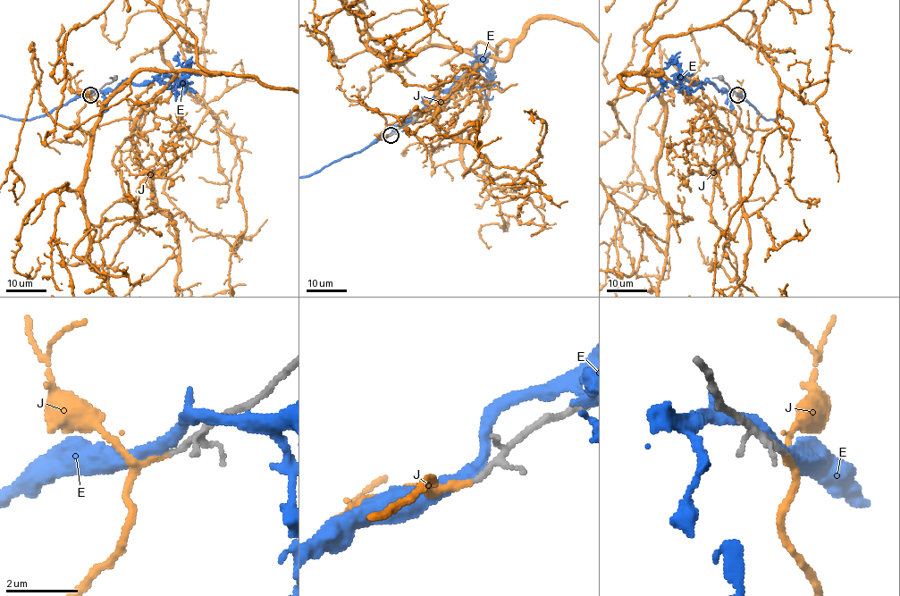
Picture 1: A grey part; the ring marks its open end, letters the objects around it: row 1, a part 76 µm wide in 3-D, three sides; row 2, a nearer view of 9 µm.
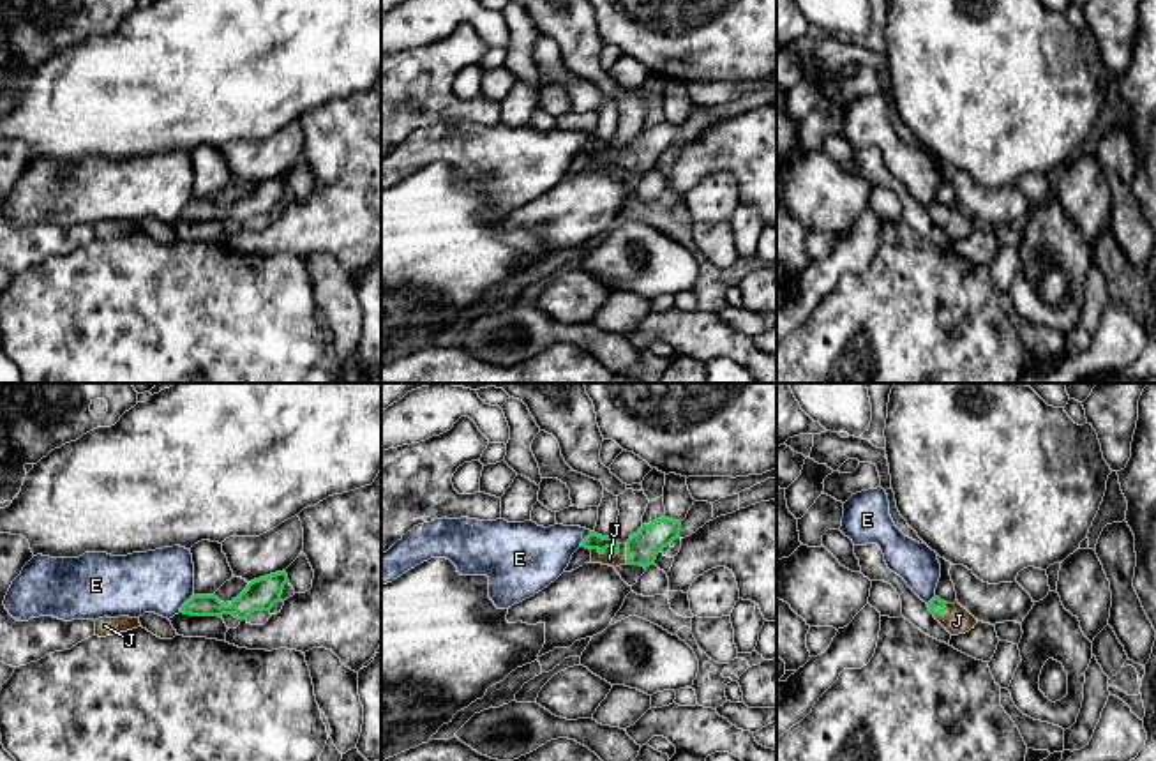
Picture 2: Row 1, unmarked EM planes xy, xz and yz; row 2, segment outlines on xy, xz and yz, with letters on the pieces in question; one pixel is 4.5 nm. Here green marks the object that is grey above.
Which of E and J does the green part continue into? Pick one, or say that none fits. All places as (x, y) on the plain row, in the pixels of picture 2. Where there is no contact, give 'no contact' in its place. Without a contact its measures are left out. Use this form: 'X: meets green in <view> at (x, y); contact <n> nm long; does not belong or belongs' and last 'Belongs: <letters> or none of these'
E: meets green in xy at (186, 207); contact 110 nm long; does not belong
J: meets green in xz at (608, 150); contact 150 nm long; belongs
Belongs: J

